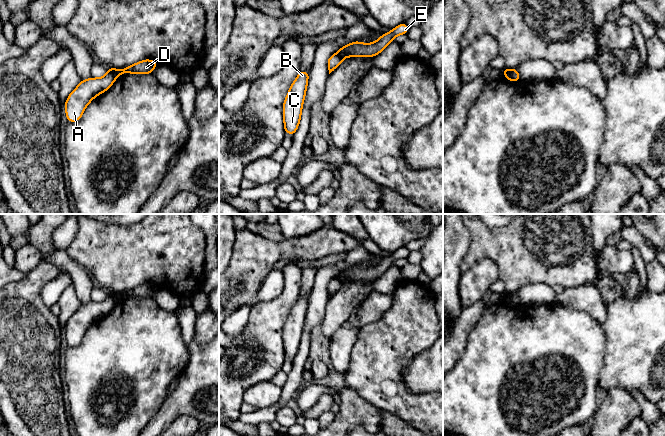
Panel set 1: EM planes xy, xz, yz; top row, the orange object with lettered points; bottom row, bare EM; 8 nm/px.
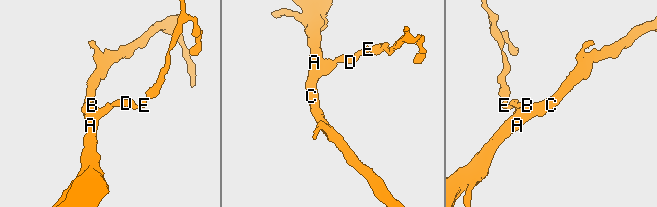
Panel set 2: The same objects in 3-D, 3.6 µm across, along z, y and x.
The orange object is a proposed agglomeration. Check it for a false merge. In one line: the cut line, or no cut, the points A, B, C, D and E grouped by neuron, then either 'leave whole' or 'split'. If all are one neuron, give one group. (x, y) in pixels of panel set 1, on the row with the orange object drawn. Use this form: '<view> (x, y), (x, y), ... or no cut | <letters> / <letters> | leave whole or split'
xy (114, 69), (117, 76) | A B C / D E | split

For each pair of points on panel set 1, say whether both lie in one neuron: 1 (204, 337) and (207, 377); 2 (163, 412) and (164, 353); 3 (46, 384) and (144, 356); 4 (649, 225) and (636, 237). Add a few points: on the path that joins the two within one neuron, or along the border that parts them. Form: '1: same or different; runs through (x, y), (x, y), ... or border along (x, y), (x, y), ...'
1: different; border along (193, 337), (200, 344), (208, 342)
2: different; border along (167, 396), (149, 421)
3: different; border along (61, 376), (65, 392)
4: different; border along (633, 225), (644, 238)

